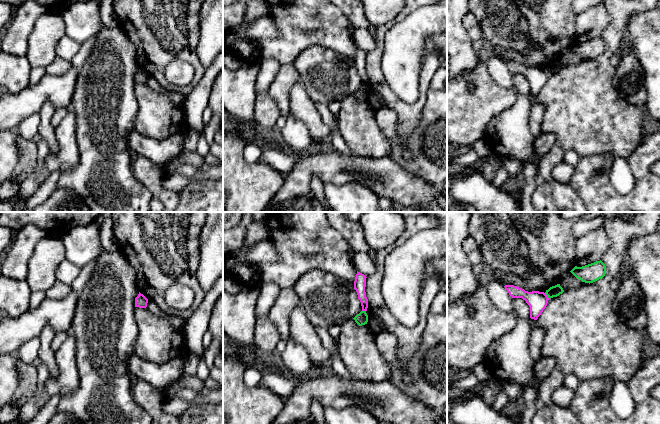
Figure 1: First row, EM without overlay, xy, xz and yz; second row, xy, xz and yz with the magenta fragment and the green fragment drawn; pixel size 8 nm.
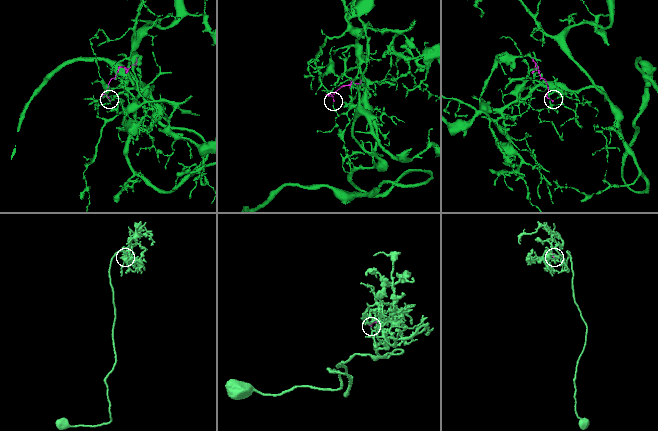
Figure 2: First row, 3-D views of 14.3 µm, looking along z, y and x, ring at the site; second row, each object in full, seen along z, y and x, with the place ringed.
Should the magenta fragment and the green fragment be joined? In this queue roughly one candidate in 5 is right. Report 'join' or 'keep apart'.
keep apart

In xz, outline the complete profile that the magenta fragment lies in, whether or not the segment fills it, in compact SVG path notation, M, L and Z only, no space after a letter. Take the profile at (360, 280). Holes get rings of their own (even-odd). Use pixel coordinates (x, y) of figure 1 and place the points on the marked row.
M357 271L355 281L354 281L354 289L357 292L358 299L361 302L362 311L367 311L368 308L368 299L366 297L365 287L366 287L366 276Z

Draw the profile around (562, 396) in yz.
M563 384L554 390L552 394L552 401L560 407L570 408L573 396L574 392Z

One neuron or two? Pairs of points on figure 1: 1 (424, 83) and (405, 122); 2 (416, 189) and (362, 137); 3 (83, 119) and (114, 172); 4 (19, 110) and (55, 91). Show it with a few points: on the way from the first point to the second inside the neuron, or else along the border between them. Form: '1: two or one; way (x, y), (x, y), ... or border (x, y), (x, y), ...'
1: one; way (423, 93), (420, 104), (413, 112)
2: two; border (388, 155), (380, 157), (358, 156)
3: one; way (96, 132), (103, 141), (104, 159)
4: one; way (28, 101), (46, 91)

